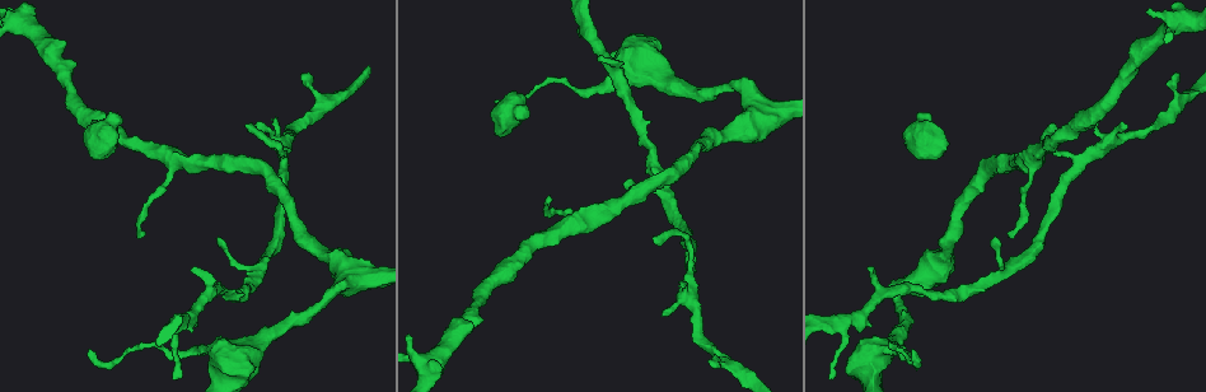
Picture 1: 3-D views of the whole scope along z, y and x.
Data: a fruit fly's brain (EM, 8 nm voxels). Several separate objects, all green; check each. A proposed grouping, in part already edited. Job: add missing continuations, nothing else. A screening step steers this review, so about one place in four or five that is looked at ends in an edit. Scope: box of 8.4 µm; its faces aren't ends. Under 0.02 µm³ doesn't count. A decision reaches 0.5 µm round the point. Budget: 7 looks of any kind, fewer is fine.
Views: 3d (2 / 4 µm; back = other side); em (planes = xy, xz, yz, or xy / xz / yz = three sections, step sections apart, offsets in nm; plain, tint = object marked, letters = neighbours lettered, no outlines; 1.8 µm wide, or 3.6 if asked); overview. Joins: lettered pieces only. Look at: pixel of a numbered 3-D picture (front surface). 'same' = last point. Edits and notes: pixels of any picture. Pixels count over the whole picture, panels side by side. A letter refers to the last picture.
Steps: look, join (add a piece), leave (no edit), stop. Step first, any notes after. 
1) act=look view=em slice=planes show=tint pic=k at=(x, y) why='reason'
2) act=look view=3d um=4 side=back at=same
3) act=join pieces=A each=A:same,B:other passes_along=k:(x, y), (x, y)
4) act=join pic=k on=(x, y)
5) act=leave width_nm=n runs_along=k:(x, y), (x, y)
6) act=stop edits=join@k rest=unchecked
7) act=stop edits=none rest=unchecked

act=look view=em um=3.6 slice=xz step=4 show=tint pic=1 at=(90, 350) why='thin end'

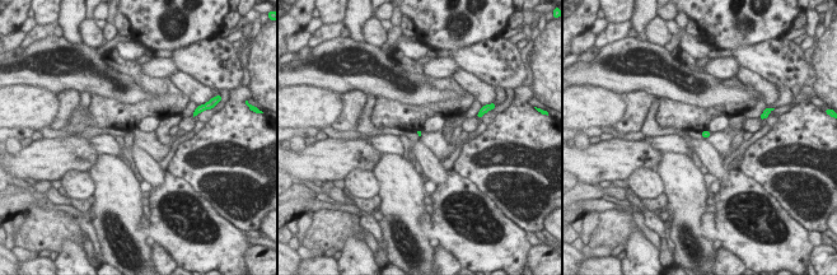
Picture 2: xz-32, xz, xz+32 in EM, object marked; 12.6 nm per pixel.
act=look view=em um=3.6 slice=planes show=letters at=same why='cut it another way'

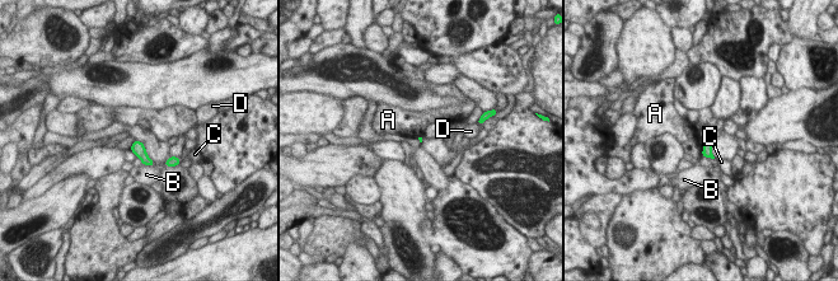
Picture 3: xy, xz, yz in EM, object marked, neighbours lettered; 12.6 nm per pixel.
act=leave longest_contact=A:220nm each=A:other,B:other,C:other,D:other border=3:(703, 140), (701, 157) found='none of them fits'

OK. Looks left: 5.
act=look view=em slice=planes show=letters pic=1 at=(192, 271) why='branch stops here'

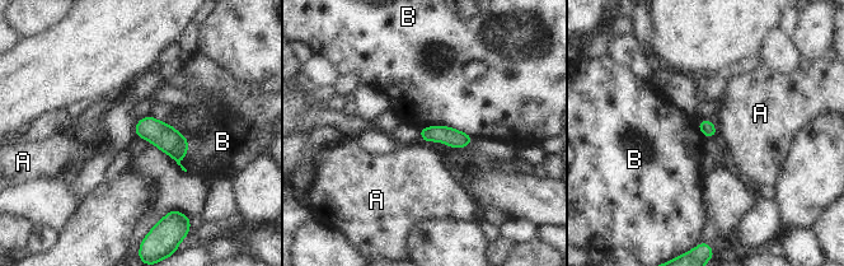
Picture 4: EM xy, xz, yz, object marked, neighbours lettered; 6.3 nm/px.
act=leave each=A:other,B:other border=4:(420, 127), (450, 126), (474, 138) found='no lettered piece goes on from it'

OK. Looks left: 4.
act=look view=3d um=4 pic=1 at=(525, 114) why='end of a long branch'

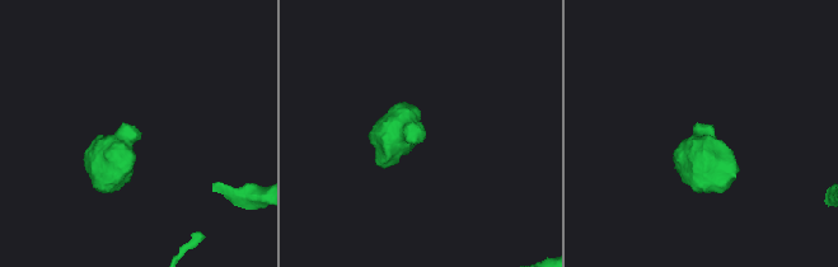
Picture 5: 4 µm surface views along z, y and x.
act=look view=em um=3.6 slice=xy step=4 show=tint pic=5 at=(418, 138) why='now the EM'

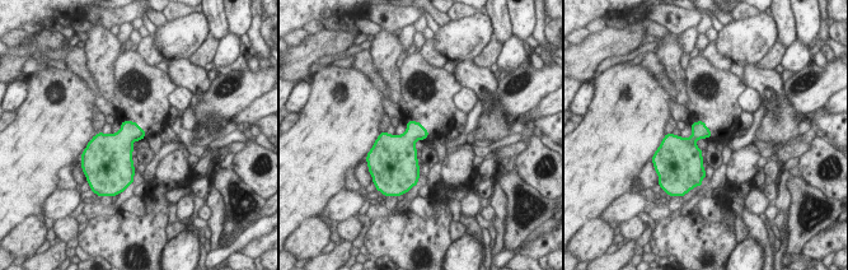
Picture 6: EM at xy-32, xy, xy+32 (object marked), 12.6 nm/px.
act=look view=em um=3.6 slice=planes show=letters at=same why='cut it another way'

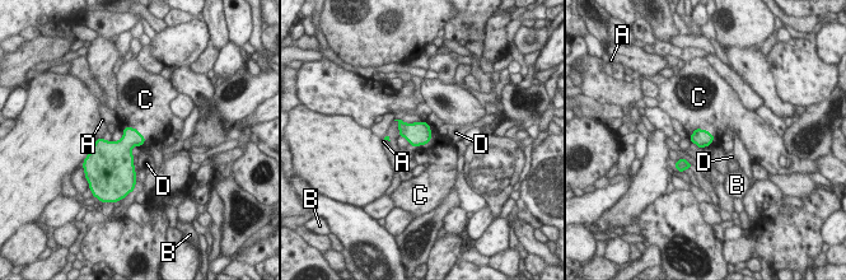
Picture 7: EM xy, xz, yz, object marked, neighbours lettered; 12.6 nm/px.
act=join pieces=C longest_contact=C:240nm each=A:other,B:other,C:same,D:other passes_along=7:(701, 138), (696, 129), (701, 110) found='the neuron continues'

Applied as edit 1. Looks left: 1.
act=stop edits=join@7 rest=unchecked

